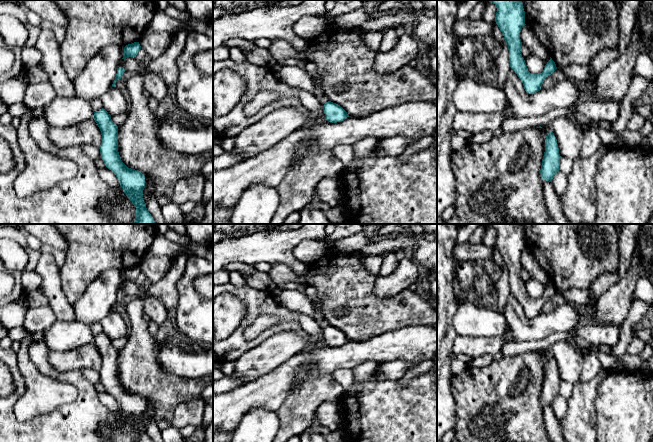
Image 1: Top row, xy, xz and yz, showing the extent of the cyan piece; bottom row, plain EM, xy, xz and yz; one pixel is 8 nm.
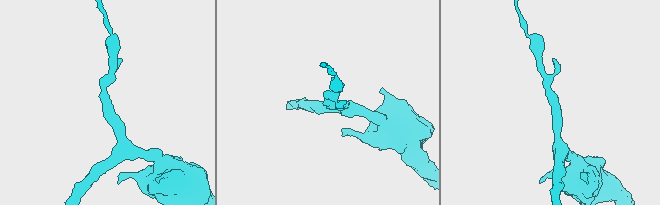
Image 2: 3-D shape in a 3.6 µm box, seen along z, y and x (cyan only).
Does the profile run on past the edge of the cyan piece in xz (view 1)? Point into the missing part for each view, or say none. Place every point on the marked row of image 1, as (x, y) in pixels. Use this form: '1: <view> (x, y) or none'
1: none

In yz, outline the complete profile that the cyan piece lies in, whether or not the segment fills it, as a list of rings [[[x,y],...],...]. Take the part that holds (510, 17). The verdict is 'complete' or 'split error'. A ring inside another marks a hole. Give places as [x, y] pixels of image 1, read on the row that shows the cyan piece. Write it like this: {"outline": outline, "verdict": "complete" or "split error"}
{"outline": [[[488,0],[496,8],[495,22],[502,32],[508,45],[510,67],[515,71],[524,89],[529,94],[535,94],[541,90],[546,77],[556,69],[556,64],[550,57],[545,68],[540,74],[532,74],[528,71],[525,60],[521,55],[522,42],[520,32],[525,24],[525,11],[521,0]]], "verdict": "complete"}

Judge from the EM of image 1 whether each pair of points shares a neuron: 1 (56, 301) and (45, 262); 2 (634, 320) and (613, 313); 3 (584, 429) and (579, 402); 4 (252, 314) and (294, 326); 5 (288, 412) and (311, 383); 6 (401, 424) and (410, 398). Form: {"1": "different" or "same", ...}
{"1": "same", "2": "different", "3": "same", "4": "same", "5": "same", "6": "same"}

